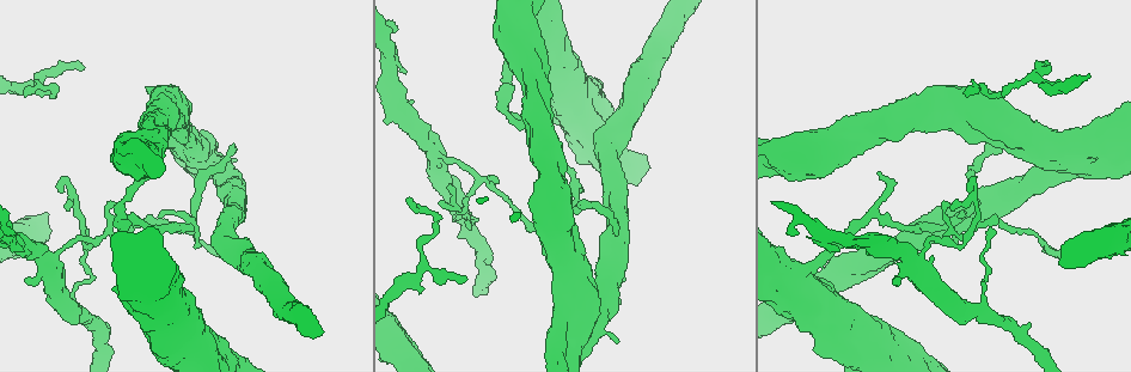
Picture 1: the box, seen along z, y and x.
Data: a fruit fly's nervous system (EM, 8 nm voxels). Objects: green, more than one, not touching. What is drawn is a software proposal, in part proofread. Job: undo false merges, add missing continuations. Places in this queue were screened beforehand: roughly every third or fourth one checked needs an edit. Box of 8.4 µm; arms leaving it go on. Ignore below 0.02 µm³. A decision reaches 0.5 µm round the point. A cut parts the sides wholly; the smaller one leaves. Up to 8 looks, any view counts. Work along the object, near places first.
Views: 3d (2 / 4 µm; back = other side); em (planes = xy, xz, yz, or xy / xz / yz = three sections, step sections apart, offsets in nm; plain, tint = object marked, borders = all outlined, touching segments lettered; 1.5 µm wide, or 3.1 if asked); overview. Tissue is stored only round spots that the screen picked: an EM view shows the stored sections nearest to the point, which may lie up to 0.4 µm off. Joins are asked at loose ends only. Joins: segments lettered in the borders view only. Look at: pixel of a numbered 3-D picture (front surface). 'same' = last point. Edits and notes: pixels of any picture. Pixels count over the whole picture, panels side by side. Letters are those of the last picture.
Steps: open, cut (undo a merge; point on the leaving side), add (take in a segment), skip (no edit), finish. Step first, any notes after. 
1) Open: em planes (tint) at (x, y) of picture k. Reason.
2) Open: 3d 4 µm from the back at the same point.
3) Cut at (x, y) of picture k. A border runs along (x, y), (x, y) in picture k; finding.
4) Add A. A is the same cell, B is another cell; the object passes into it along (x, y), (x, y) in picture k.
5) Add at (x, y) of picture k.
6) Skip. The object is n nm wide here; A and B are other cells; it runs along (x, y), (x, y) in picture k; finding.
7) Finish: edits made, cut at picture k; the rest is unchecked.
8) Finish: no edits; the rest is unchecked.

Open: em planes (plain) at (25, 281) of picture 1. Thick end.

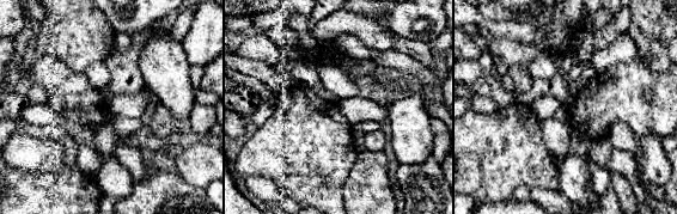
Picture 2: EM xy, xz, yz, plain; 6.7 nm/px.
Open: em planes (borders) at the same point.

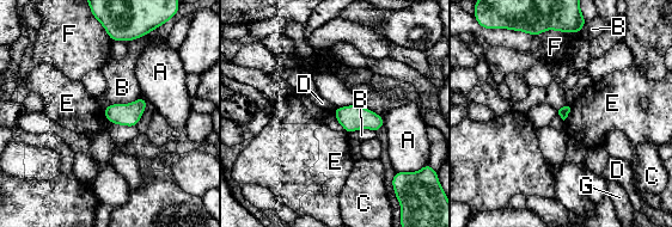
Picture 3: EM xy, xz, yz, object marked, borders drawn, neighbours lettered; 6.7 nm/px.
Skip. A, B, C, D, E, F and G are other cells; a border runs along (343, 130), (348, 134) in picture 3; no lettered segment goes on from it.

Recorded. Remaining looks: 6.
Open: 3d 2 µm at (1042, 251) of picture 1.

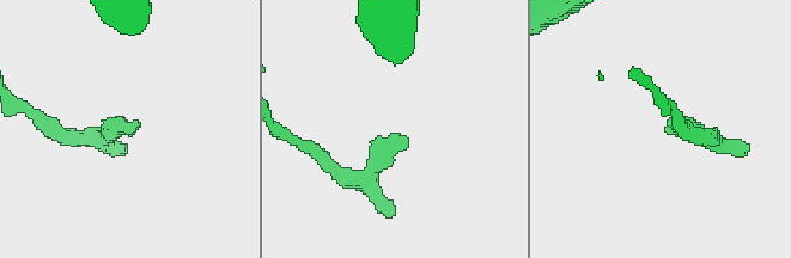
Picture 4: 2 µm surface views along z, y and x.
Open: em xz step 4 (borders) at (670, 123) of picture 4. Shape alone is not enough.

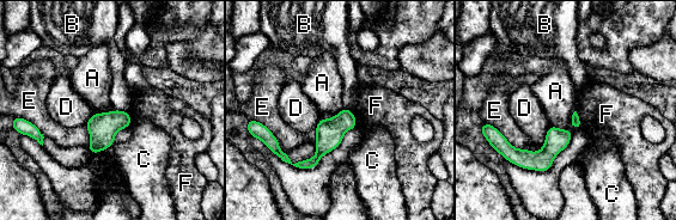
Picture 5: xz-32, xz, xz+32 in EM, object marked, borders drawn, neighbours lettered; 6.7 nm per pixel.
Skip. The object is 70 nm wide here; A, B, C, D, E and F are other cells; it runs along (353, 120), (308, 164), (292, 164), (275, 145) in picture 5; no lettered segment goes on from it.

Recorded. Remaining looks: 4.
Open: em xy step 8 (borders) at (130, 156) of picture 1. Sudden change in width.

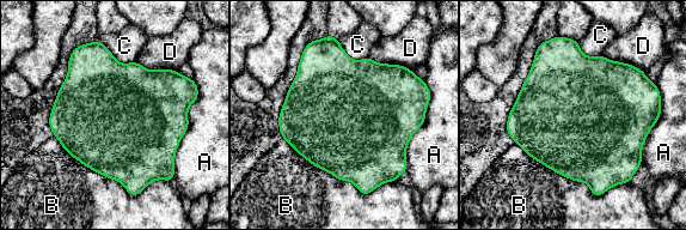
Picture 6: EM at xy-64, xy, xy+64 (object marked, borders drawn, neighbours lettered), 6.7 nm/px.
Skip. A, B, C and D are other cells; a border runs along (54, 135), (81, 163), (123, 185) in picture 6; all the same neuron.

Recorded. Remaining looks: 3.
Finish: no edits; the rest is unchecked.

